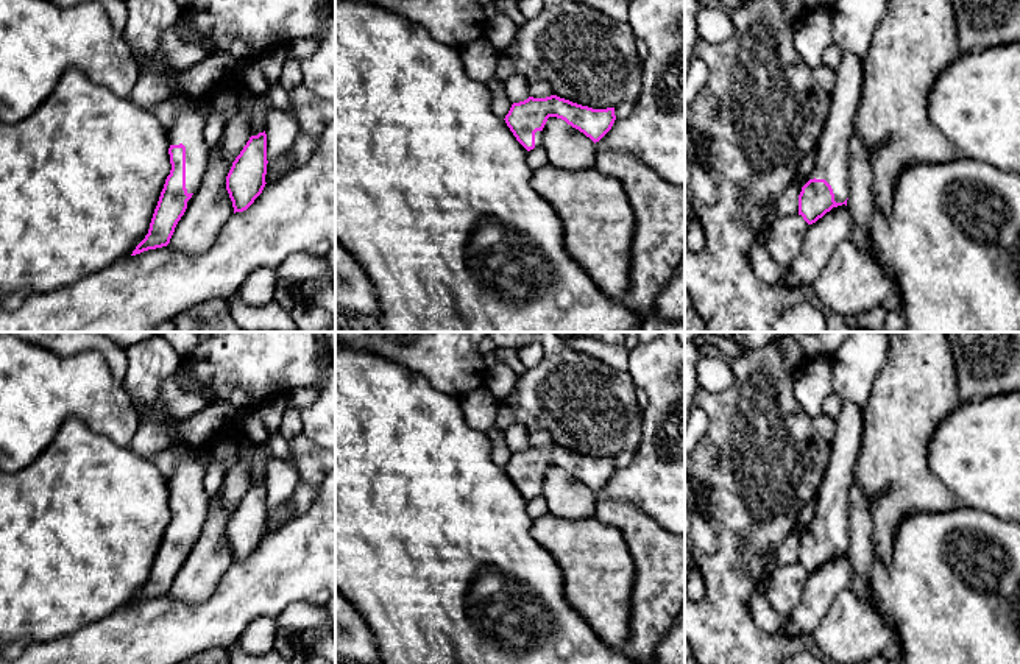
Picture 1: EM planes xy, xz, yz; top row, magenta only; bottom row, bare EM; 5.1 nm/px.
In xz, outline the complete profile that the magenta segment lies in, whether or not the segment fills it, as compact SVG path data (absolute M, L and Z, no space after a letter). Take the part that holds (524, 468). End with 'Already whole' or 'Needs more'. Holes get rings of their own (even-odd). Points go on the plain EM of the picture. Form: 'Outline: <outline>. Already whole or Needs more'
Outline: M557 444L546 447L529 446L524 450L513 452L504 469L516 489L530 500L541 496L543 477L549 466L565 469L594 493L611 479L616 469L614 457L593 458Z. Needs more

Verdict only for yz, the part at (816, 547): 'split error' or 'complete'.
split error

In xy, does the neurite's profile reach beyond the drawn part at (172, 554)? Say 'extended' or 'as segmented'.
extended

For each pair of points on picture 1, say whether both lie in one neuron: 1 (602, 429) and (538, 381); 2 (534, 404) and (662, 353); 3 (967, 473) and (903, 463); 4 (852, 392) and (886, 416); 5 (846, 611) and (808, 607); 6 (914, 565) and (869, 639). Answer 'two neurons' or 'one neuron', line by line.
1: one neuron
2: two neurons
3: two neurons
4: two neurons
5: two neurons
6: two neurons

